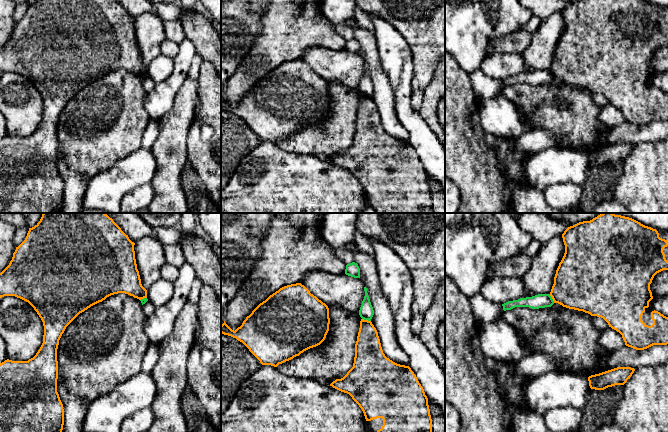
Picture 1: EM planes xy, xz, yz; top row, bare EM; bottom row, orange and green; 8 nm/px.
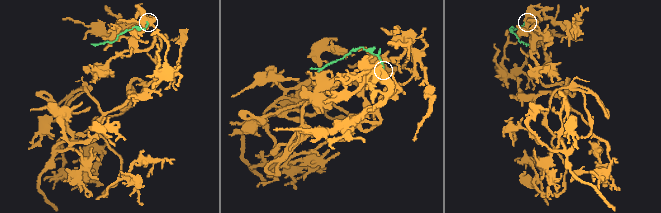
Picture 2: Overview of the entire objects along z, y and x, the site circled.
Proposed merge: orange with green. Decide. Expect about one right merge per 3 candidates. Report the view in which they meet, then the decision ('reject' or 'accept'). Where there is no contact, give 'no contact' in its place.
xz | reject

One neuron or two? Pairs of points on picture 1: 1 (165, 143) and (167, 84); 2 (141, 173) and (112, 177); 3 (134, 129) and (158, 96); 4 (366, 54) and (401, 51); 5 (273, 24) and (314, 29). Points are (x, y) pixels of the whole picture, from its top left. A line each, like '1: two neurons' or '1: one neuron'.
1: two neurons
2: one neuron
3: two neurons
4: two neurons
5: one neuron

